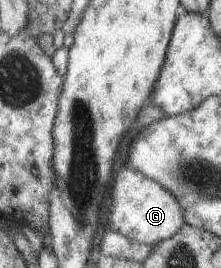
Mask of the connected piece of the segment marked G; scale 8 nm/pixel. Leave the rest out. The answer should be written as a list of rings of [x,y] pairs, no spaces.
[[[122,166],[115,172],[109,188],[108,225],[111,231],[137,242],[137,244],[155,244],[173,236],[183,224],[183,208],[171,192],[161,188],[155,180],[143,176],[137,170]]]

